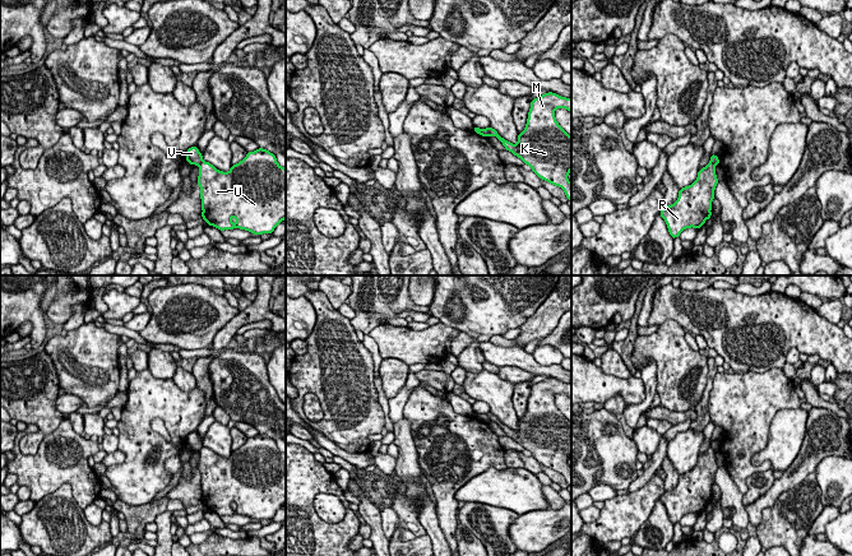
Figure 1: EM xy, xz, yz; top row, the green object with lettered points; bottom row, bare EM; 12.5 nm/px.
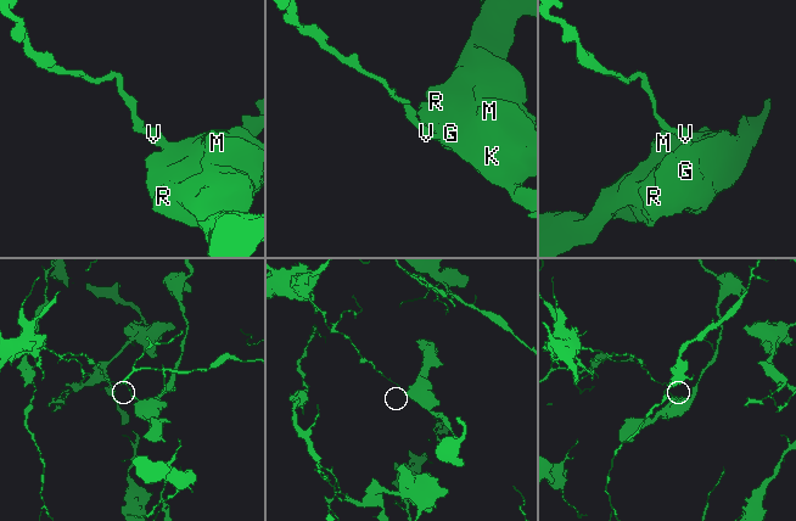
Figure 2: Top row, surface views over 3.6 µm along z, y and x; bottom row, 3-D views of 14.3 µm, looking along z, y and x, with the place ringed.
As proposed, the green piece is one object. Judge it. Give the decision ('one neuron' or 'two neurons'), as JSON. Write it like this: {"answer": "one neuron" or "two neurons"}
{"answer": "two neurons"}

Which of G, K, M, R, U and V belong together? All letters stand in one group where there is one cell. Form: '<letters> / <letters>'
G K M R U / V

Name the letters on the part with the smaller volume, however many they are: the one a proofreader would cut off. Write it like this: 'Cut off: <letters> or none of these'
Cut off: G, K, M, R, U

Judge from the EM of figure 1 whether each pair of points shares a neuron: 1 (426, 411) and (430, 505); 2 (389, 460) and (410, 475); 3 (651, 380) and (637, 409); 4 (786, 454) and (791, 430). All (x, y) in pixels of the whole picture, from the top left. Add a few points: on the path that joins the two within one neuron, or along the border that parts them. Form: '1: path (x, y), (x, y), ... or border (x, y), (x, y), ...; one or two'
1: border (435, 504), (438, 523), (443, 533); two
2: border (397, 459), (394, 473); two
3: path (651, 388), (648, 401), (644, 404); one
4: path (786, 448), (786, 436); one

